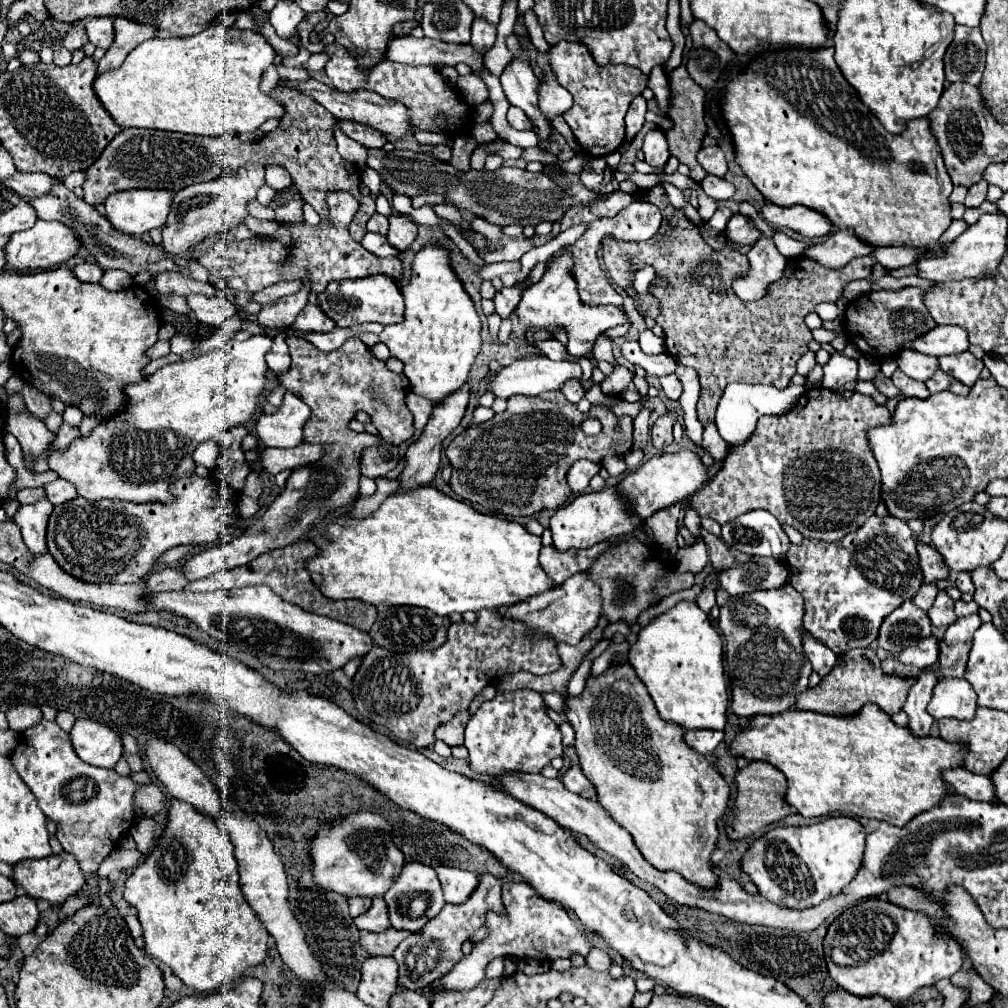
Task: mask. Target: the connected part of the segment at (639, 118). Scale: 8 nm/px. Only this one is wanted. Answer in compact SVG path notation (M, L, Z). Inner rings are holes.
M636 96L628 114L626 114L626 140L632 142L636 138L636 134L642 130L644 122L646 122L646 100L642 96Z

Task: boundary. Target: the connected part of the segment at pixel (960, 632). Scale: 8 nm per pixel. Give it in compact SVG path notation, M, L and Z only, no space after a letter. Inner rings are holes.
M978 614L958 618L952 626L948 626L944 638L940 640L940 658L938 668L944 676L962 678L968 662L968 652L972 646L972 636L980 628L982 620Z

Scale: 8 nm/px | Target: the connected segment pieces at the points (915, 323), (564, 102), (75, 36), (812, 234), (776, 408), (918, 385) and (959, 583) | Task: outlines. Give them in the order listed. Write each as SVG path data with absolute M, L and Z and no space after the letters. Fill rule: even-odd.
M902 288L896 292L868 292L846 306L844 312L844 334L850 344L854 344L862 354L872 356L876 360L894 358L906 342L924 336L932 330L936 322L930 318L928 310L922 302L920 288Z
M548 52L546 54L538 54L538 60L536 64L544 70L544 82L540 82L540 88L538 88L538 94L540 94L540 110L550 118L554 120L554 116L558 114L564 114L566 110L570 110L572 106L572 96L568 94L568 90L564 90L554 74L552 74L552 68L548 64Z
M81 19L73 23L72 30L63 39L63 46L70 52L74 51L74 46L84 46L89 42L84 24L87 19Z
M766 202L760 214L772 228L790 228L806 238L824 238L832 232L832 222L828 222L824 214L808 206L796 204L790 208L782 208L772 202Z
M732 382L726 386L722 398L720 398L720 404L718 404L718 410L716 410L716 426L718 426L718 432L720 436L730 444L730 446L738 446L738 444L744 444L754 428L756 428L756 422L760 416L780 416L784 414L786 410L790 410L800 394L804 394L804 388L802 386L794 386L790 384L788 388L784 390L778 390L774 386L764 386L764 384L740 384L740 382Z
M896 370L896 372L894 372L892 382L894 382L894 386L900 390L902 396L920 398L920 400L924 400L924 398L930 396L930 392L928 392L928 388L926 388L924 382L916 382L916 380L912 380L912 378L906 378L906 374L904 374L902 370Z
M958 572L958 574L956 574L956 580L954 580L954 584L956 584L956 588L958 588L960 592L968 592L968 594L974 594L972 578L970 578L970 574L968 574L968 572Z

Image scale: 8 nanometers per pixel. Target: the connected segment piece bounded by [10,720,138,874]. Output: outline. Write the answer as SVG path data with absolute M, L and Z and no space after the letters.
M40 720L28 728L10 760L36 796L44 816L56 822L56 838L62 848L78 860L84 874L96 874L102 860L132 826L134 792L138 784L132 782L130 776L118 776L114 770L96 768L76 758L70 736L50 720Z

